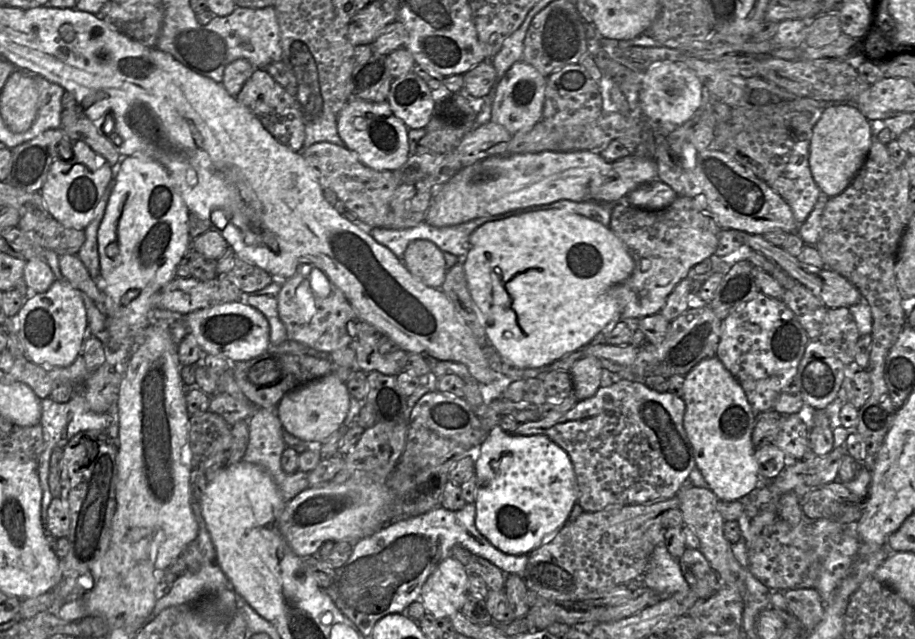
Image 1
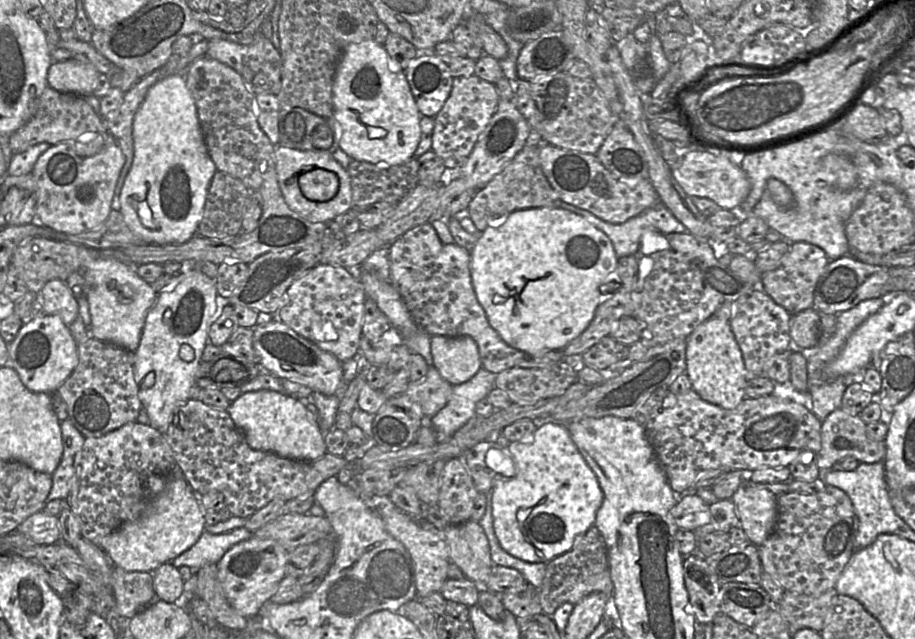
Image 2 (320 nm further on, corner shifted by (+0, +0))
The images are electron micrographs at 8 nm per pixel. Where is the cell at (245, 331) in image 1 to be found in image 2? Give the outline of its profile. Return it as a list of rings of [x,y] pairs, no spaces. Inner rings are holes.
[[[278,319],[262,321],[253,331],[253,348],[263,371],[303,384],[314,392],[341,398],[343,369],[342,363],[334,355],[320,349]]]

